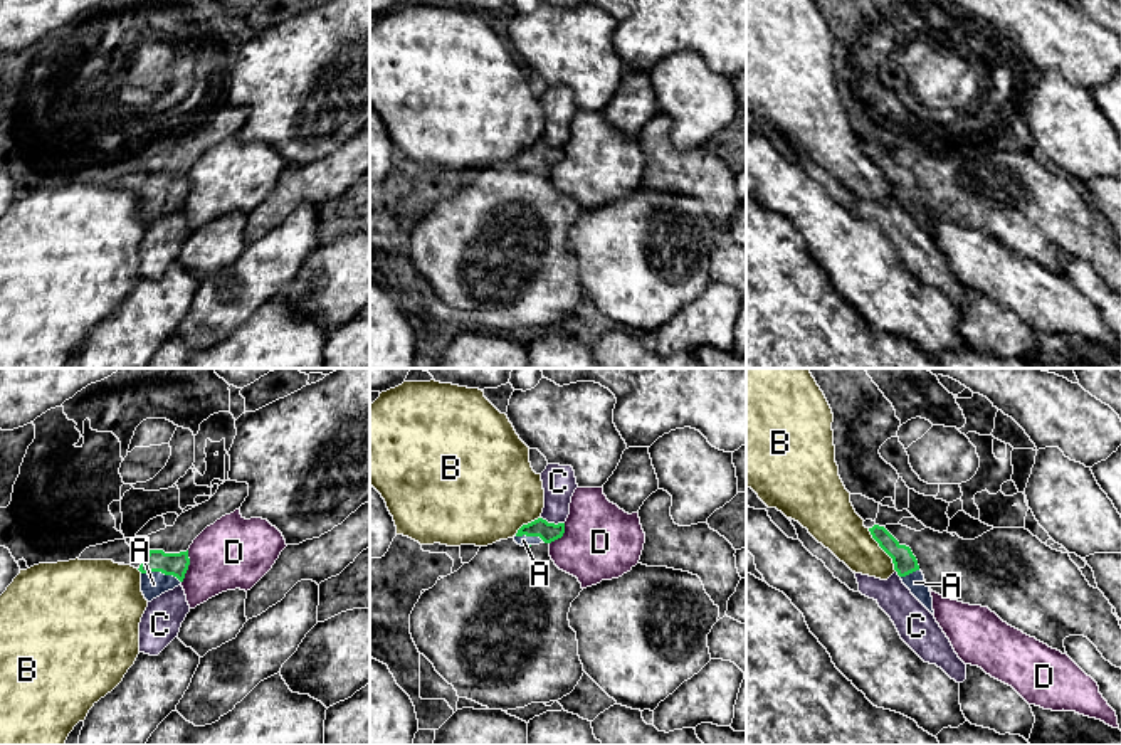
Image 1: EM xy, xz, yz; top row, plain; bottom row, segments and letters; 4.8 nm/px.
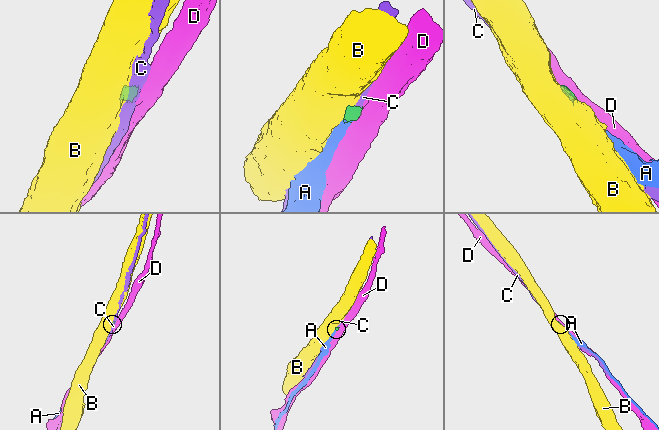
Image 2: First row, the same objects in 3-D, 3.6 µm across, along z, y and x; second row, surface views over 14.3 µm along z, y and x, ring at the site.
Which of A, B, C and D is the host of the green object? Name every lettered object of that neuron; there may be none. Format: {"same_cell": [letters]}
{"same_cell": ["A"]}

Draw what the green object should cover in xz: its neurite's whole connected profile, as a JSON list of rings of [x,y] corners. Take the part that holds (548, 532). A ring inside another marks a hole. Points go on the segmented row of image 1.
[[[538,518],[528,525],[523,525],[514,535],[514,542],[521,547],[551,543],[561,538],[565,533],[565,523],[548,523],[543,518]]]

